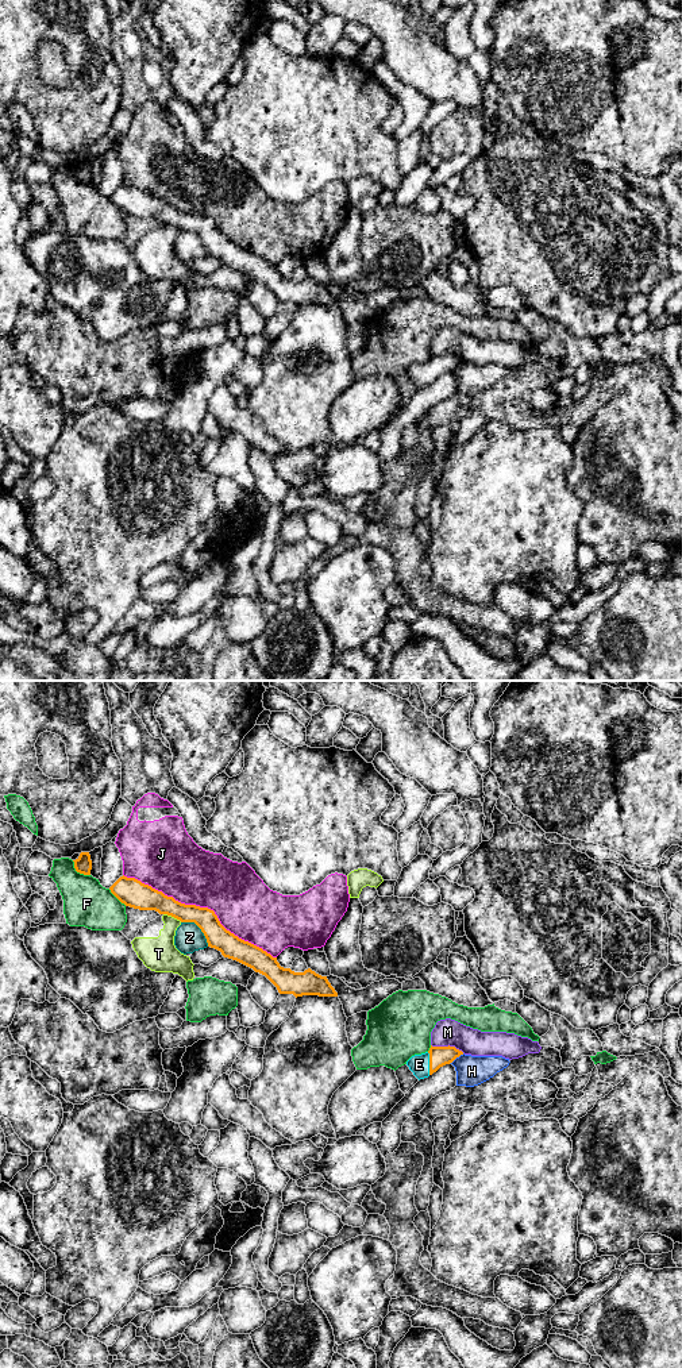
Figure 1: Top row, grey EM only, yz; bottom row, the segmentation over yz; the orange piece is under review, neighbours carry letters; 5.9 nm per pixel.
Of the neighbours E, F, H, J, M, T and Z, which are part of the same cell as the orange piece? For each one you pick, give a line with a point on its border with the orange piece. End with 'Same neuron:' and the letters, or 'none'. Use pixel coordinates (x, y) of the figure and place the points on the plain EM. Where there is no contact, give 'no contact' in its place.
E: meets orange in yz at (430, 372)
Same neuron: E

